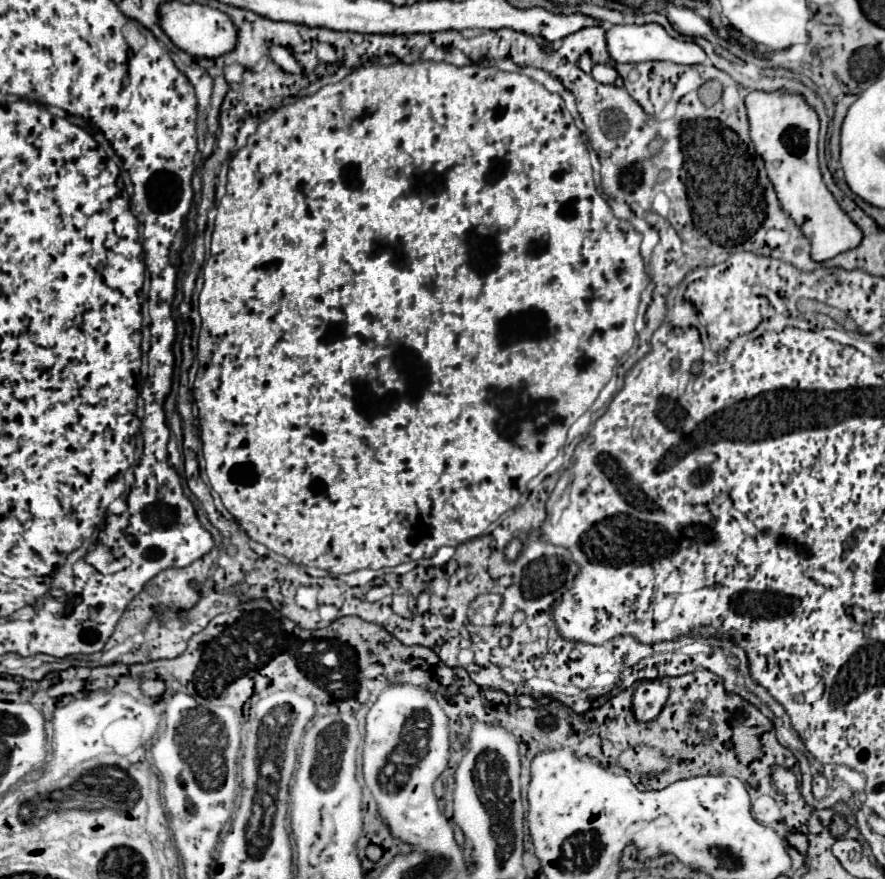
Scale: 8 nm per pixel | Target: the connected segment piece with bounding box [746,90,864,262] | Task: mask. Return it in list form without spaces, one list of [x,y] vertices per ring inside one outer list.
[[[774,90],[750,92],[746,96],[746,110],[750,120],[750,138],[762,156],[768,176],[778,192],[782,208],[802,228],[812,242],[812,258],[816,262],[834,258],[840,252],[856,248],[864,234],[852,218],[840,208],[832,192],[826,188],[818,164],[818,130],[820,118],[802,94]]]

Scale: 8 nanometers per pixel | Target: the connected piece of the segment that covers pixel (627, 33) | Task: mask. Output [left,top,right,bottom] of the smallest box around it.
[606,24,706,64]

